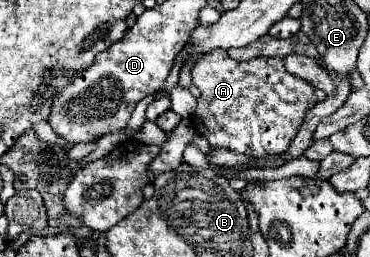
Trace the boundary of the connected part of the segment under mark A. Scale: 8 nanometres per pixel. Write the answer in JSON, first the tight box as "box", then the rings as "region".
{"box":[191,50,325,158],"region":[[[223,50],[205,54],[191,70],[193,84],[201,90],[193,114],[195,132],[203,134],[211,148],[227,148],[251,158],[283,154],[295,138],[305,114],[321,100],[325,92],[311,82],[285,70],[283,58],[259,56],[249,62],[237,62]]]}

